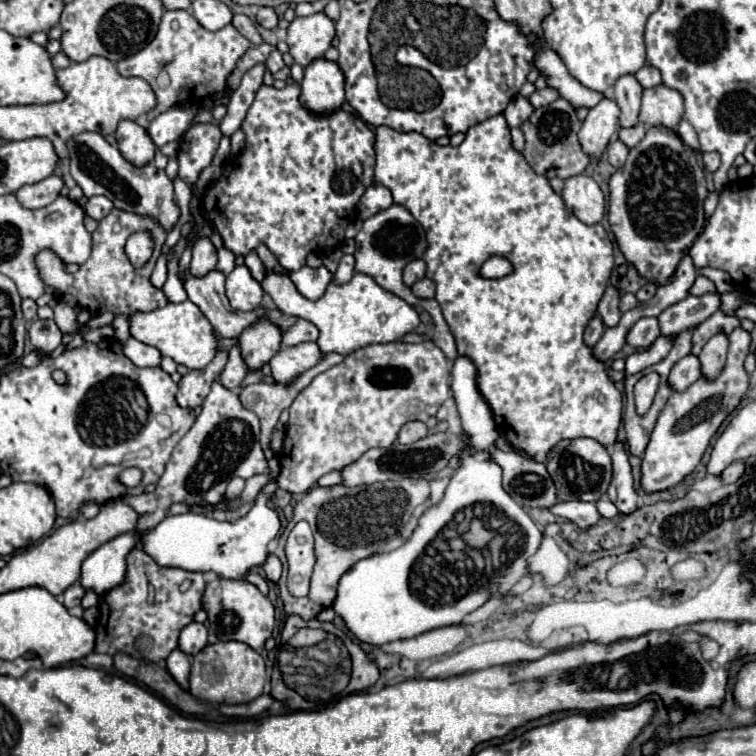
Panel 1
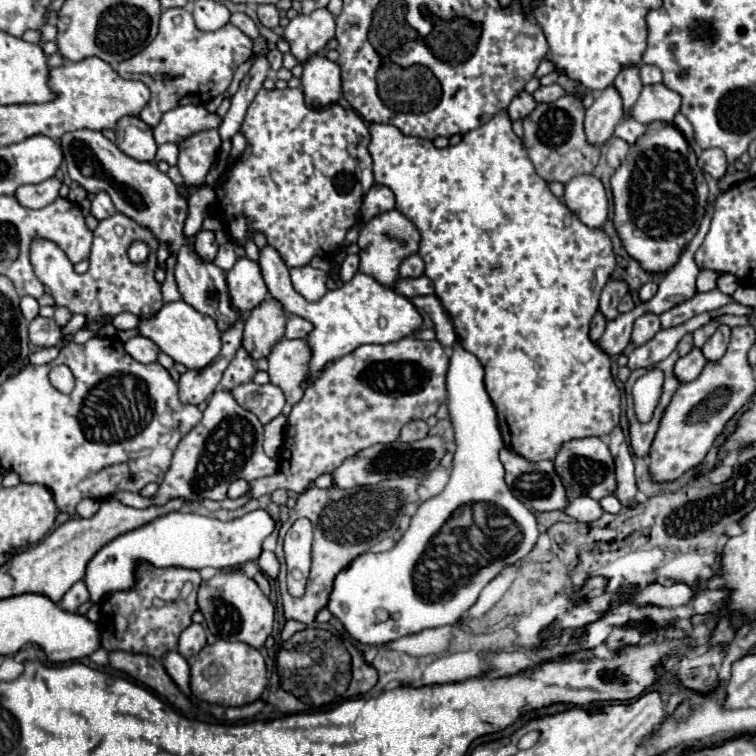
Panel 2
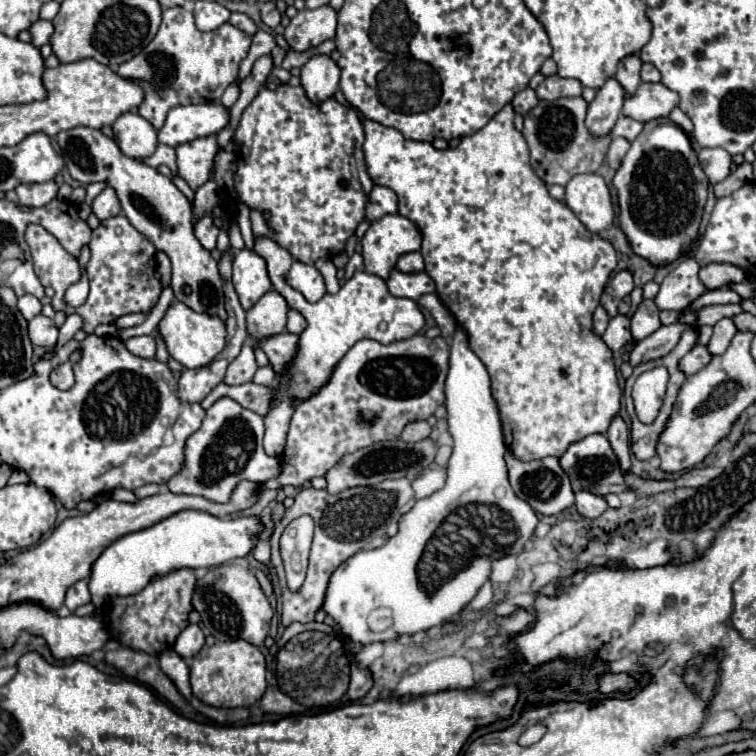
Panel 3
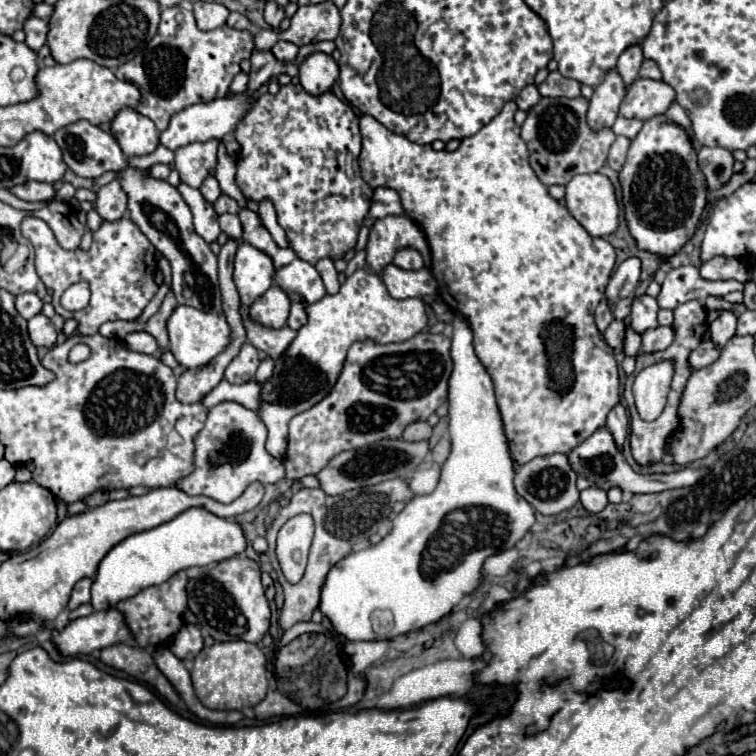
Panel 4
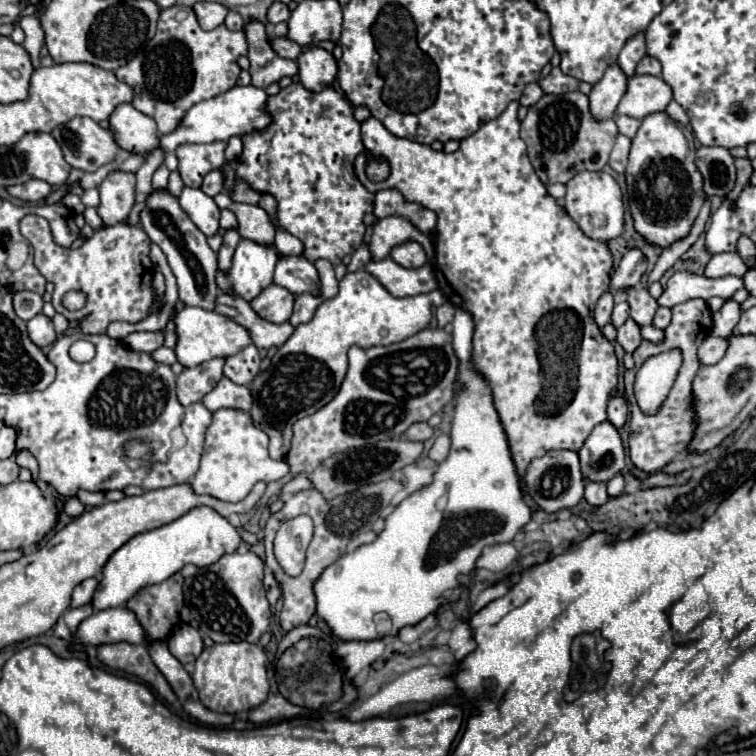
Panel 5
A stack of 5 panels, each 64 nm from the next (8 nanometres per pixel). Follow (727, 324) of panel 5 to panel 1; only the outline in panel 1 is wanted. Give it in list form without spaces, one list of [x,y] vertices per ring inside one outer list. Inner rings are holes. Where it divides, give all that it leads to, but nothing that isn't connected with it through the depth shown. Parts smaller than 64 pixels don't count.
[[[718,332],[716,336],[712,336],[706,346],[700,352],[700,362],[702,362],[702,374],[706,378],[716,378],[722,368],[724,368],[724,360],[726,360],[726,350],[728,350],[728,336],[724,332]]]

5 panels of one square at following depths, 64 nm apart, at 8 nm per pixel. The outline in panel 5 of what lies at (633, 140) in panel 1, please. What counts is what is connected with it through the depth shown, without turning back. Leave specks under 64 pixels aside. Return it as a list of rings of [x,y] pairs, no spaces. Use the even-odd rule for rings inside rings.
[[[616,116],[616,124],[618,124],[618,132],[628,138],[634,138],[636,130],[640,128],[640,120],[630,118],[630,116]]]

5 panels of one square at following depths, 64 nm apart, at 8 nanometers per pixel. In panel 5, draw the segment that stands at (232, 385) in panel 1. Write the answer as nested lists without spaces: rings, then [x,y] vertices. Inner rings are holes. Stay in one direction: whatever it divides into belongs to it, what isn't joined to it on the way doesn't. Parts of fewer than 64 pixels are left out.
[[[254,344],[240,350],[236,356],[230,356],[224,362],[224,376],[228,376],[234,384],[250,384],[252,378],[260,372],[260,354]]]

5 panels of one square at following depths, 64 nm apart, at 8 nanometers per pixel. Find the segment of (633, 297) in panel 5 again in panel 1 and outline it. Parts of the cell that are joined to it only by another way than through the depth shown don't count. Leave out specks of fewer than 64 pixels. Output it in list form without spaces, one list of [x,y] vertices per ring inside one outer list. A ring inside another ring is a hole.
[[[640,318],[632,330],[626,336],[626,342],[638,350],[648,348],[656,338],[660,336],[660,328],[658,328],[658,320],[656,318]]]

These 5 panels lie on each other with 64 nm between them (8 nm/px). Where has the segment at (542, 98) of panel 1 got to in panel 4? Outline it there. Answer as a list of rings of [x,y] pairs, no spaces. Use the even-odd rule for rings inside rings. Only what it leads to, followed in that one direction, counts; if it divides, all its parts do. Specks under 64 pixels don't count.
[[[554,70],[538,86],[538,90],[540,90],[542,96],[552,96],[552,98],[568,96],[568,98],[576,98],[576,96],[580,96],[580,82],[576,82],[572,78],[564,78],[558,70]]]

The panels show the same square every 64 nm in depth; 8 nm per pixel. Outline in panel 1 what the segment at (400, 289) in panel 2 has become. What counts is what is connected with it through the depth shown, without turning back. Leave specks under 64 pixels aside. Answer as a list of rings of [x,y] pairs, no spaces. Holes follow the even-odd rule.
[[[422,278],[410,286],[412,294],[418,298],[434,298],[434,282],[430,278]]]

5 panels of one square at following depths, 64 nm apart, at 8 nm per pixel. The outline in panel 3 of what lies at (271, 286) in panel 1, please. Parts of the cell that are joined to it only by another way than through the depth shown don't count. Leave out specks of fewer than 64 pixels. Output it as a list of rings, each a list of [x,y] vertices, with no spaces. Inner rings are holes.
[[[270,236],[254,238],[254,250],[266,258],[268,262],[268,274],[272,280],[274,290],[278,290],[286,300],[290,308],[296,308],[306,318],[308,326],[300,334],[298,350],[292,362],[284,368],[284,372],[278,374],[276,384],[272,390],[272,402],[270,410],[264,416],[266,422],[266,434],[264,434],[264,450],[270,456],[282,456],[286,434],[288,434],[288,422],[292,418],[296,402],[310,400],[324,384],[328,384],[328,376],[332,376],[332,368],[342,360],[342,356],[362,338],[372,338],[380,344],[390,344],[396,340],[410,338],[418,334],[424,328],[424,314],[416,300],[410,298],[396,298],[388,292],[386,282],[380,276],[368,274],[368,272],[356,272],[336,294],[322,296],[316,304],[306,302],[306,298],[286,286],[286,272],[292,264],[292,256],[288,250],[280,248]]]

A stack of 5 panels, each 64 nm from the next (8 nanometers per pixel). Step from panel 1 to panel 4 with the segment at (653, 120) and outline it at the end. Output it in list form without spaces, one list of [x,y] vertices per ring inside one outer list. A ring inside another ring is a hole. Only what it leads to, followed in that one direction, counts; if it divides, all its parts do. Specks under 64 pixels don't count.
[[[638,78],[628,86],[628,92],[620,104],[620,116],[648,120],[656,114],[664,114],[674,102],[676,92],[662,80]]]

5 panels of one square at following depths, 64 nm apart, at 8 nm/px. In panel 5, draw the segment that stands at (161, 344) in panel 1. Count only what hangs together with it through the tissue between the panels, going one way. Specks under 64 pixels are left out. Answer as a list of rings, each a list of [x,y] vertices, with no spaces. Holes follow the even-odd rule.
[[[184,308],[176,316],[176,330],[178,330],[176,356],[178,356],[178,362],[186,368],[194,368],[210,358],[228,358],[232,354],[238,354],[248,344],[252,344],[250,332],[244,326],[232,322],[222,314],[208,312],[202,308]]]

